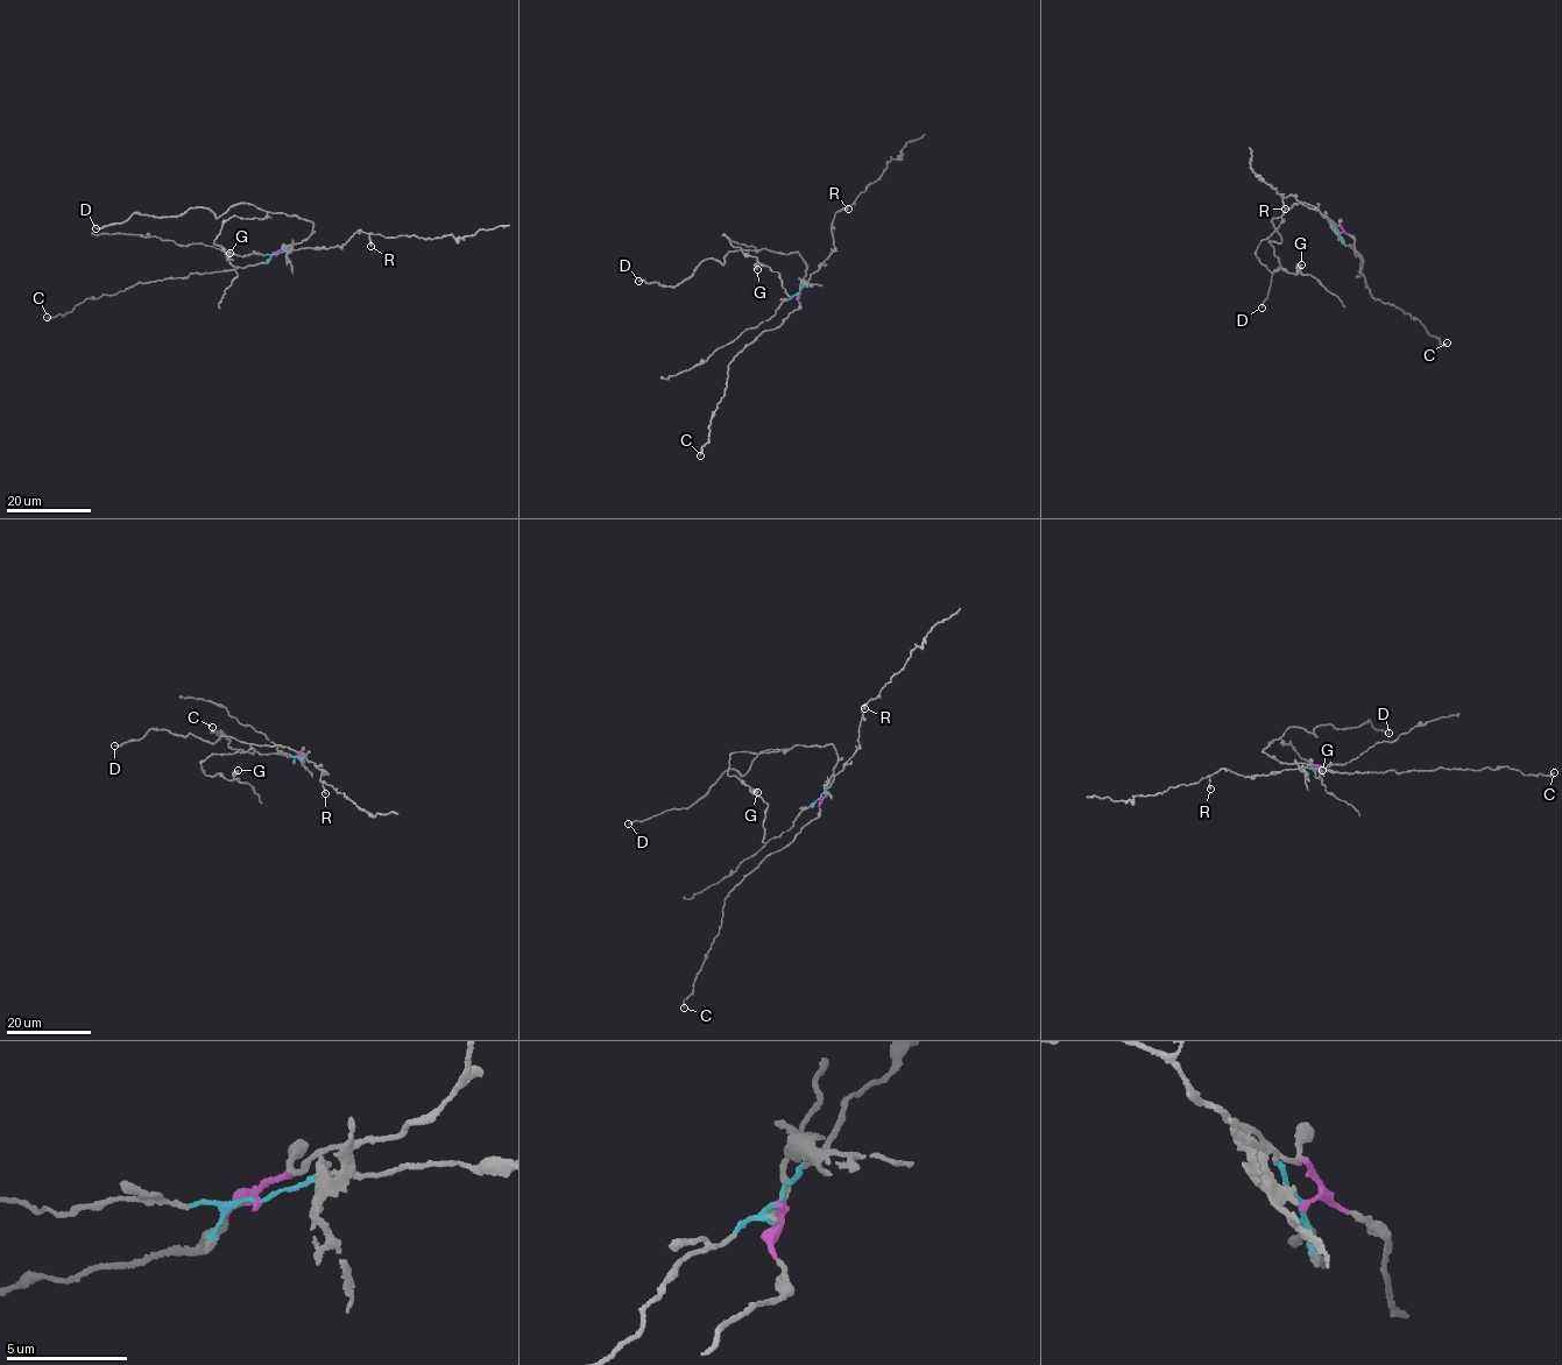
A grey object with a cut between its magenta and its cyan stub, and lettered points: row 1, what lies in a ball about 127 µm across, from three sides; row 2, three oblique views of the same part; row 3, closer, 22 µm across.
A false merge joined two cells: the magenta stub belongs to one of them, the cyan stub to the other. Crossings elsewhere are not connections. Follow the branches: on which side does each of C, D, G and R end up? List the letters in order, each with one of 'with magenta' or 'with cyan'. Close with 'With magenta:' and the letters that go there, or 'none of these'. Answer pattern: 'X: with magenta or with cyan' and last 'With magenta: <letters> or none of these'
C: with magenta
D: with magenta
G: with magenta
R: with cyan
With magenta: C, D, G

